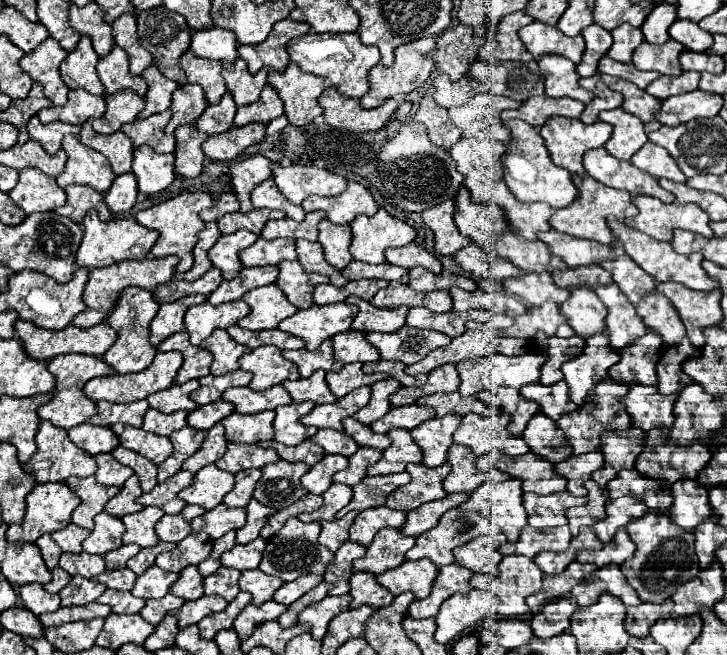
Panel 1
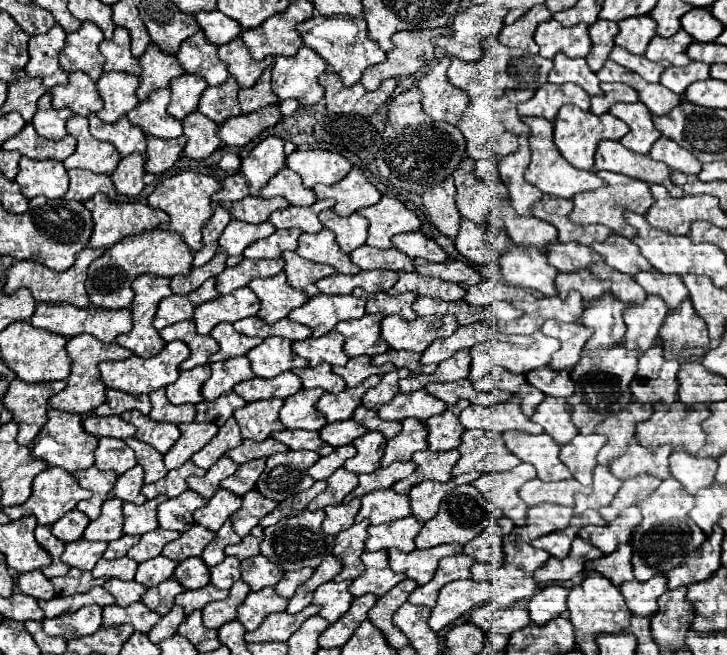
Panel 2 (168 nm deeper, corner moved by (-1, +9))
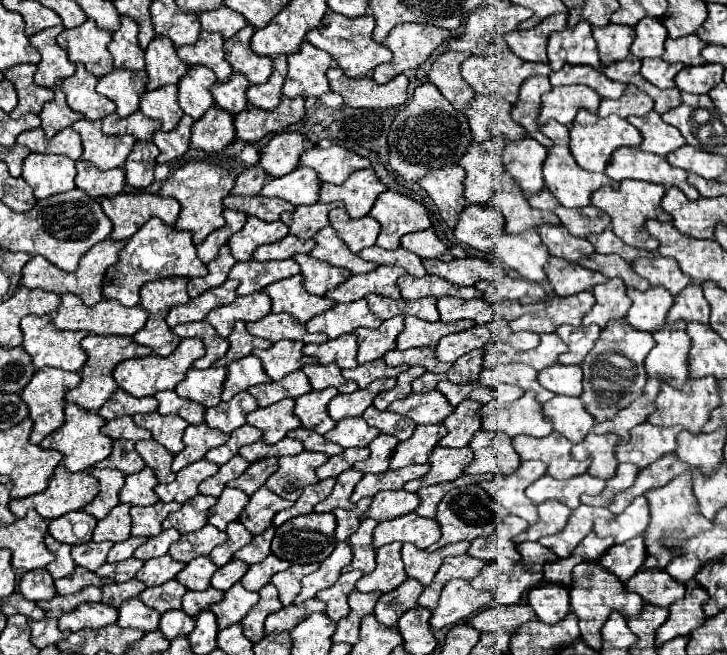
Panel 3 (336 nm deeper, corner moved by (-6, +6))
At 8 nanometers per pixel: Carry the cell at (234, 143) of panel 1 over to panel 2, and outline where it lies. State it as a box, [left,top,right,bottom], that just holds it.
[217,105,281,147]

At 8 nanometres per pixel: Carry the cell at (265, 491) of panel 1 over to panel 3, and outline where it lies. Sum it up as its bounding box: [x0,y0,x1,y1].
[266,452,328,500]

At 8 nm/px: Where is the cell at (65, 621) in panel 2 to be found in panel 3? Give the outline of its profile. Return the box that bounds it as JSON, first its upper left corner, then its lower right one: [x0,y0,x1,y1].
[58,602,118,630]

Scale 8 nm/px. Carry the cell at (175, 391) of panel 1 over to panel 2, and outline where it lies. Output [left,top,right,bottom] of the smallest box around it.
[165,365,211,405]

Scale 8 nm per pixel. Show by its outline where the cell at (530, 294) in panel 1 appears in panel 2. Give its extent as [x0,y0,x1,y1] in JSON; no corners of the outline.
[501,245,557,295]

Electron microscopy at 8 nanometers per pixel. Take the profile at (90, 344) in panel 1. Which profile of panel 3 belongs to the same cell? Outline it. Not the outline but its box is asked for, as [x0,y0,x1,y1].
[54,294,148,336]

